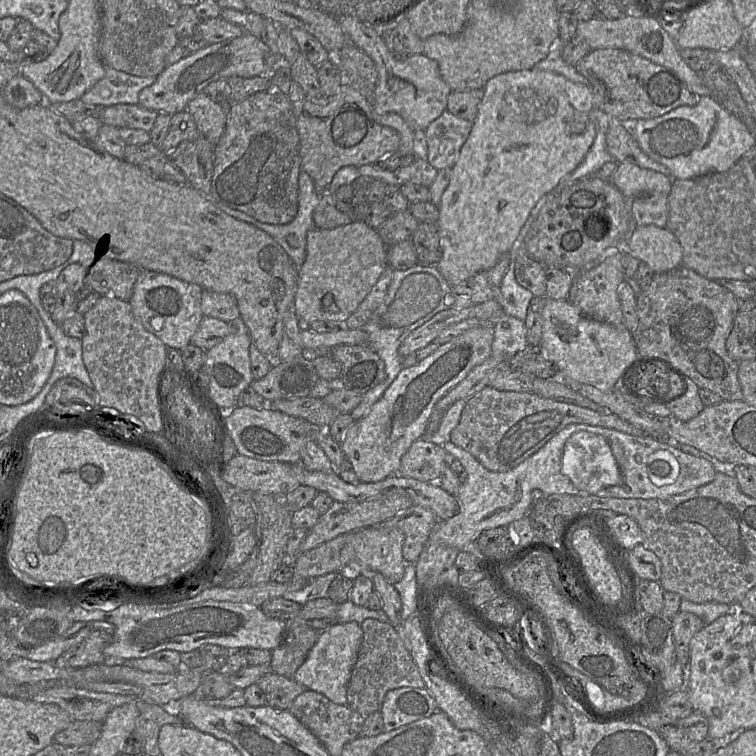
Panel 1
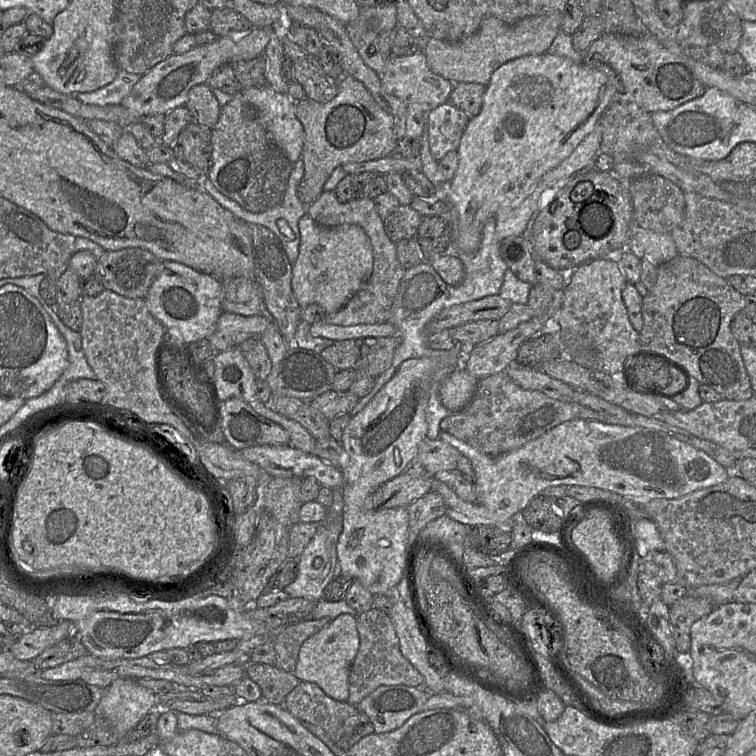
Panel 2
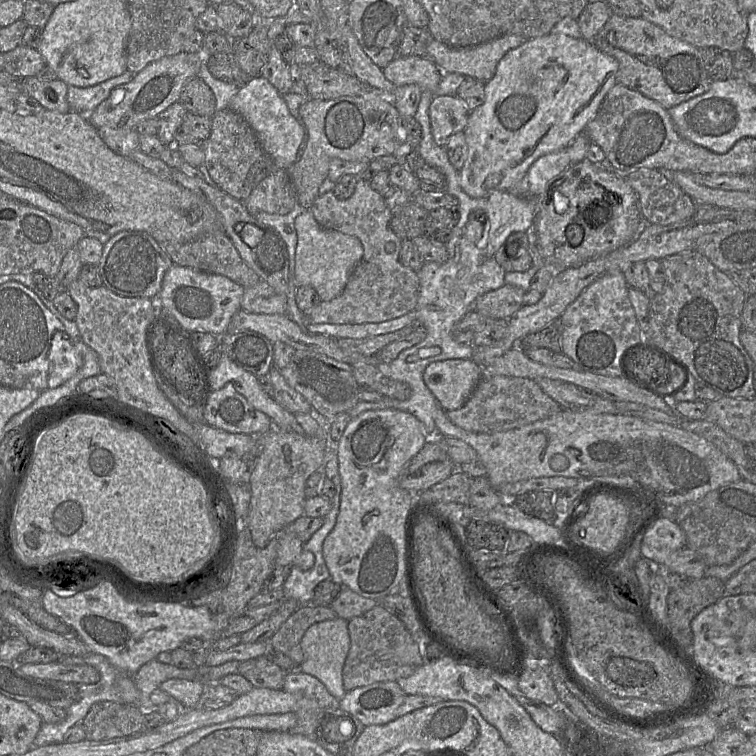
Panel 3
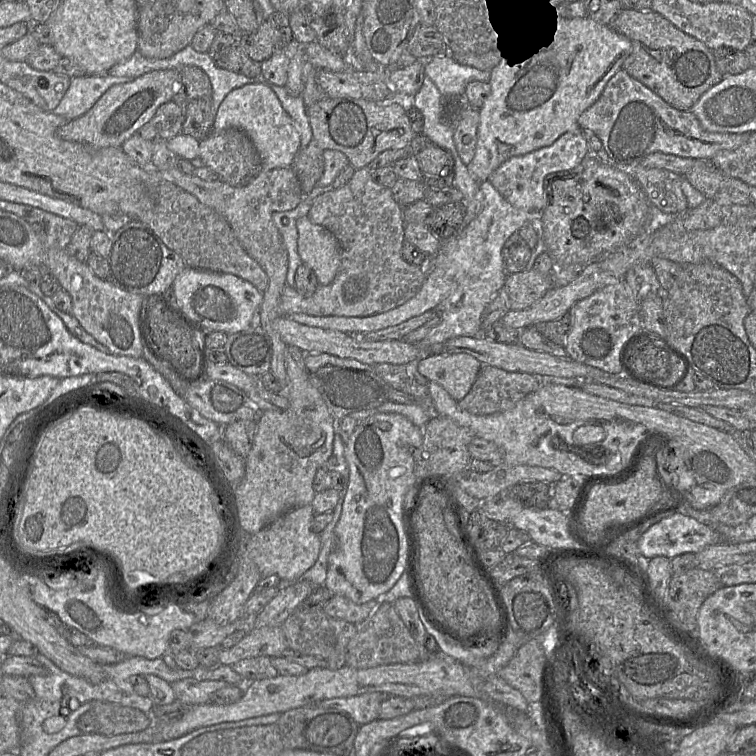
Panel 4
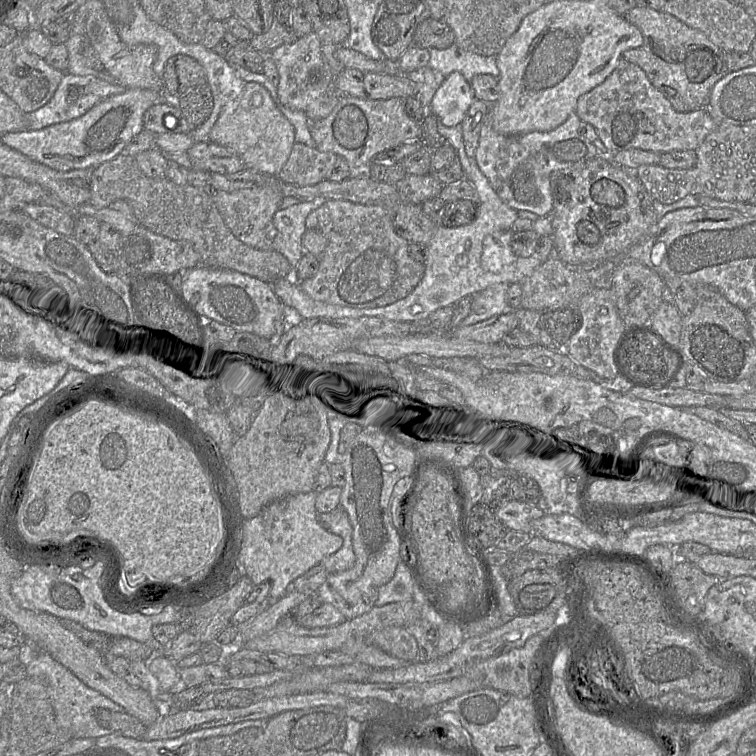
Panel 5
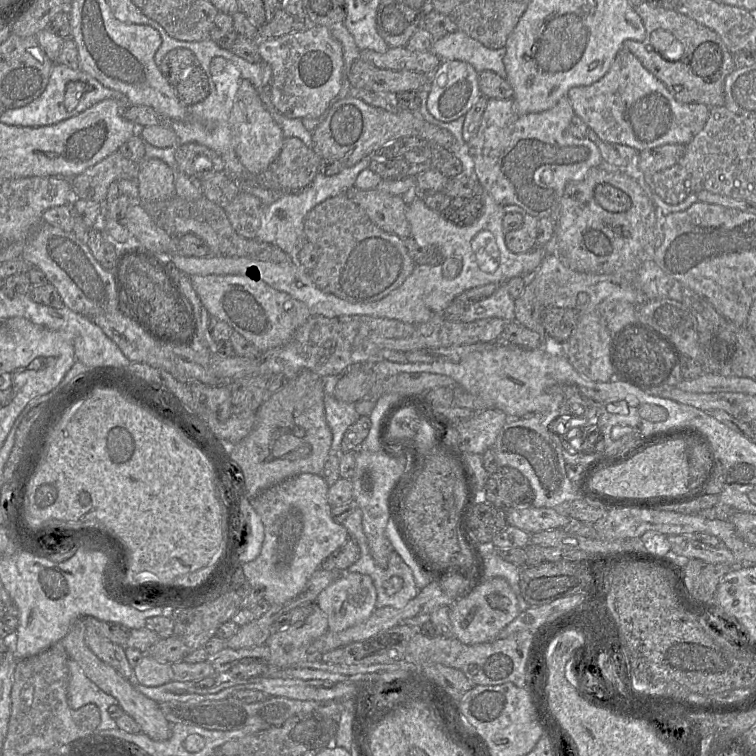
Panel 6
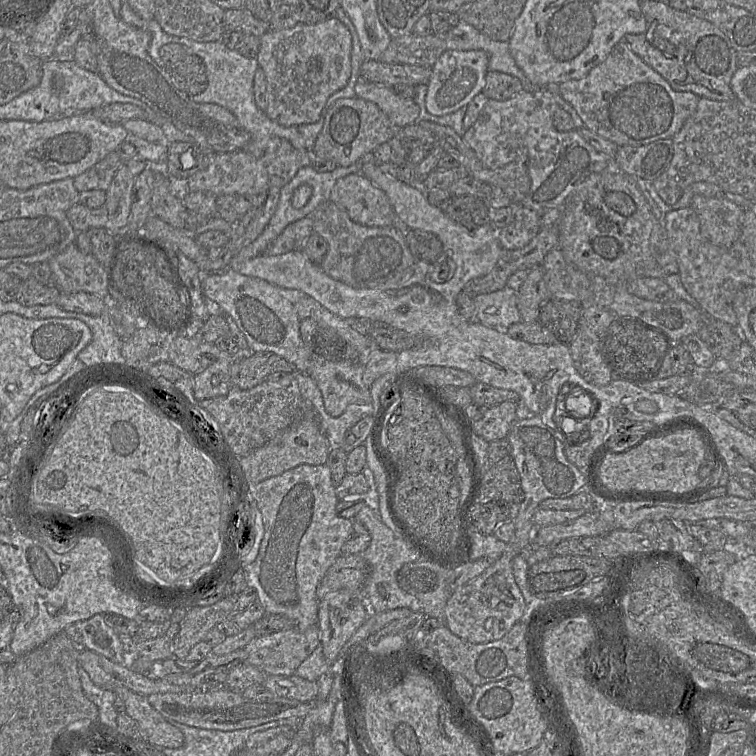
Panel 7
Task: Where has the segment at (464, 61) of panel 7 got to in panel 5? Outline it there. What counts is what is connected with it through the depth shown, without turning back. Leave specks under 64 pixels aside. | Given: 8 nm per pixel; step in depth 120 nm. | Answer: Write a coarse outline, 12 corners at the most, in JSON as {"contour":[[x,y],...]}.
{"contour":[[459,72],[446,76],[429,110],[461,125],[475,99]]}

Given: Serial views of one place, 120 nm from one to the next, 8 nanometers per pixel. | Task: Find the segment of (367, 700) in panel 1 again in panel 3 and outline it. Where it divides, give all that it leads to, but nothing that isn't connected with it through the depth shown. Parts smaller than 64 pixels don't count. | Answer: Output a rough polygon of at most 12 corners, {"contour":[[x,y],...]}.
{"contour":[[379,603],[348,620],[346,692],[406,678],[421,645]]}

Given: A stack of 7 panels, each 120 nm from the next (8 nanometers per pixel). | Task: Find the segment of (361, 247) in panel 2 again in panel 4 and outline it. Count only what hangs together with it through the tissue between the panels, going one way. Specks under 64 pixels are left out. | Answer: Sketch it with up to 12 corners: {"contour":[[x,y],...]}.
{"contour":[[308,216],[296,221],[297,249],[319,285],[334,280],[341,246]]}

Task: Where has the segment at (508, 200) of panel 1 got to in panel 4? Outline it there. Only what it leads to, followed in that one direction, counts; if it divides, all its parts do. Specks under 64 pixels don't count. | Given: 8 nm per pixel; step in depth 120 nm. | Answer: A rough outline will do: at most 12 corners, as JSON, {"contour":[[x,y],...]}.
{"contour":[[550,16],[490,71],[478,183],[576,127],[626,36]]}

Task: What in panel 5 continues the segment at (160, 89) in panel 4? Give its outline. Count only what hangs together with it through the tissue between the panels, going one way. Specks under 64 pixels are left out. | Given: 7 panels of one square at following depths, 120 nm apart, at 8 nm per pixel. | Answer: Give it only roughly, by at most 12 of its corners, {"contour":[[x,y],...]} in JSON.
{"contour":[[127,89],[77,119],[1,141],[57,171],[96,168],[144,130],[161,92]]}

